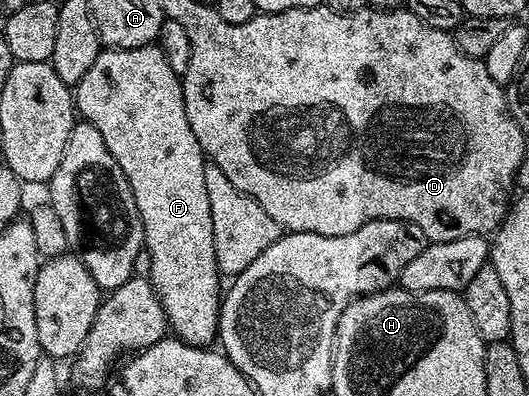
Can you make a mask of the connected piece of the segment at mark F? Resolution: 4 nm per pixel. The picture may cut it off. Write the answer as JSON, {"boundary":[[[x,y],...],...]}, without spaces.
{"boundary":[[[140,46],[139,48],[127,48],[126,50],[102,49],[101,55],[91,64],[87,76],[79,80],[75,87],[75,110],[84,121],[95,124],[99,128],[111,156],[115,156],[115,164],[123,168],[123,176],[127,176],[127,184],[131,188],[131,196],[135,196],[135,208],[139,208],[139,216],[143,224],[143,236],[145,244],[143,249],[150,254],[151,268],[148,279],[152,282],[155,292],[165,309],[165,315],[169,321],[172,333],[189,346],[208,347],[209,342],[218,337],[221,325],[221,304],[223,301],[222,275],[217,269],[215,236],[212,235],[212,218],[210,201],[207,198],[206,181],[203,180],[204,168],[207,163],[205,153],[201,150],[199,140],[195,140],[195,132],[191,132],[191,124],[187,124],[187,108],[183,104],[183,88],[178,74],[171,72],[171,64],[167,64],[167,56],[163,56],[160,46]]]}

